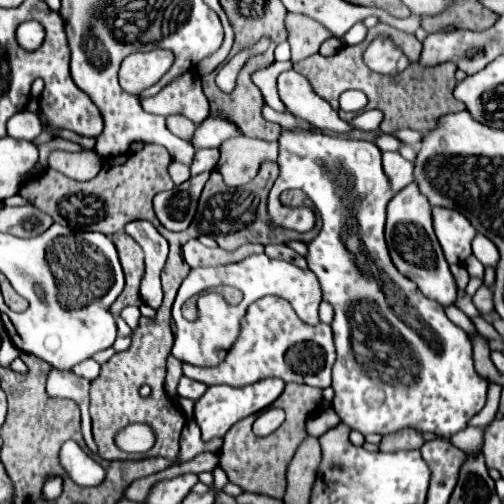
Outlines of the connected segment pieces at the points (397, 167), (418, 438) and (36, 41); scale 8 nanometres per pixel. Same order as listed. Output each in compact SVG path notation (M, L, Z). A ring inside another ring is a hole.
M384 152L382 166L384 166L386 176L392 182L394 192L400 192L404 186L414 182L414 164L402 158L398 152Z
M404 428L396 433L384 436L379 444L379 449L383 452L419 449L424 443L425 440L417 430Z
M26 20L24 24L20 24L16 30L16 38L18 38L18 44L26 50L36 50L42 40L44 40L44 28L40 26L40 22L36 20Z

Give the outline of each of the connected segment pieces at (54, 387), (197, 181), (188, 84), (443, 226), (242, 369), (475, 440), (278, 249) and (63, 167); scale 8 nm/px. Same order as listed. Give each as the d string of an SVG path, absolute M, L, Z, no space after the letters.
M50 370L48 380L46 380L46 390L48 390L48 396L52 396L52 398L68 398L68 400L74 400L80 406L84 442L92 452L96 452L96 444L94 444L92 432L90 432L90 414L88 414L90 380L80 378L74 372Z
M206 172L200 176L192 176L188 182L174 186L172 190L156 194L154 210L164 228L172 232L180 232L190 226L208 176L210 174Z
M188 72L162 88L162 116L170 114L182 114L194 124L202 124L208 118L210 106L196 72L194 76Z
M432 208L432 218L434 232L448 264L464 264L472 254L470 242L476 234L474 226L468 222L468 218L462 218L460 212L448 208Z
M264 296L248 308L246 316L242 318L242 332L220 366L198 368L192 364L184 364L182 374L196 382L206 382L206 386L248 386L274 376L282 378L284 382L328 388L334 360L336 352L332 342L332 328L328 324L320 322L318 326L308 326L296 316L292 306L284 298Z
M468 426L468 428L466 428L466 430L462 430L460 434L452 436L452 438L450 438L450 442L452 442L456 448L460 448L462 452L470 454L470 456L474 456L474 454L482 454L484 434L486 434L484 430L486 430L486 426L482 426L482 428Z
M268 244L266 246L266 256L270 258L280 258L280 260L288 260L292 264L296 264L298 268L306 268L306 260L304 256L296 254L292 248L288 248L286 244Z
M52 152L50 166L72 180L90 180L100 172L100 158L92 152Z

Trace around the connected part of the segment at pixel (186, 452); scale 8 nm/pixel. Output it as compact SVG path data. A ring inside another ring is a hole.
M190 418L182 430L182 436L180 436L180 462L184 460L190 460L192 456L196 456L198 452L204 452L204 450L212 450L212 452L218 452L222 446L222 440L212 440L212 442L202 442L200 438L200 428L196 424L194 418Z

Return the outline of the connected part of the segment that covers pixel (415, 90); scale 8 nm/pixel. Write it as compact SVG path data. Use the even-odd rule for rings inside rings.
M378 24L376 28L368 30L368 36L366 36L366 40L362 44L342 46L332 56L314 54L314 56L298 62L296 70L304 78L308 78L308 82L314 88L314 92L320 98L324 98L334 110L338 110L338 96L342 92L346 92L346 90L364 92L368 96L368 108L378 108L384 114L382 124L380 124L380 130L384 134L392 134L392 132L396 132L400 128L412 128L412 130L420 130L420 132L430 132L430 130L434 130L438 126L438 120L444 114L462 112L462 110L466 110L466 106L452 96L452 92L456 88L454 72L456 72L458 66L454 62L444 62L444 64L436 64L436 66L424 66L424 64L420 64L420 54L422 54L422 44L416 40L416 36L402 34L402 32L394 30L394 28L390 28L388 24ZM378 36L392 38L392 42L410 60L408 68L402 70L402 74L394 74L394 76L378 74L378 72L372 72L364 64L364 58L362 58L364 50Z

